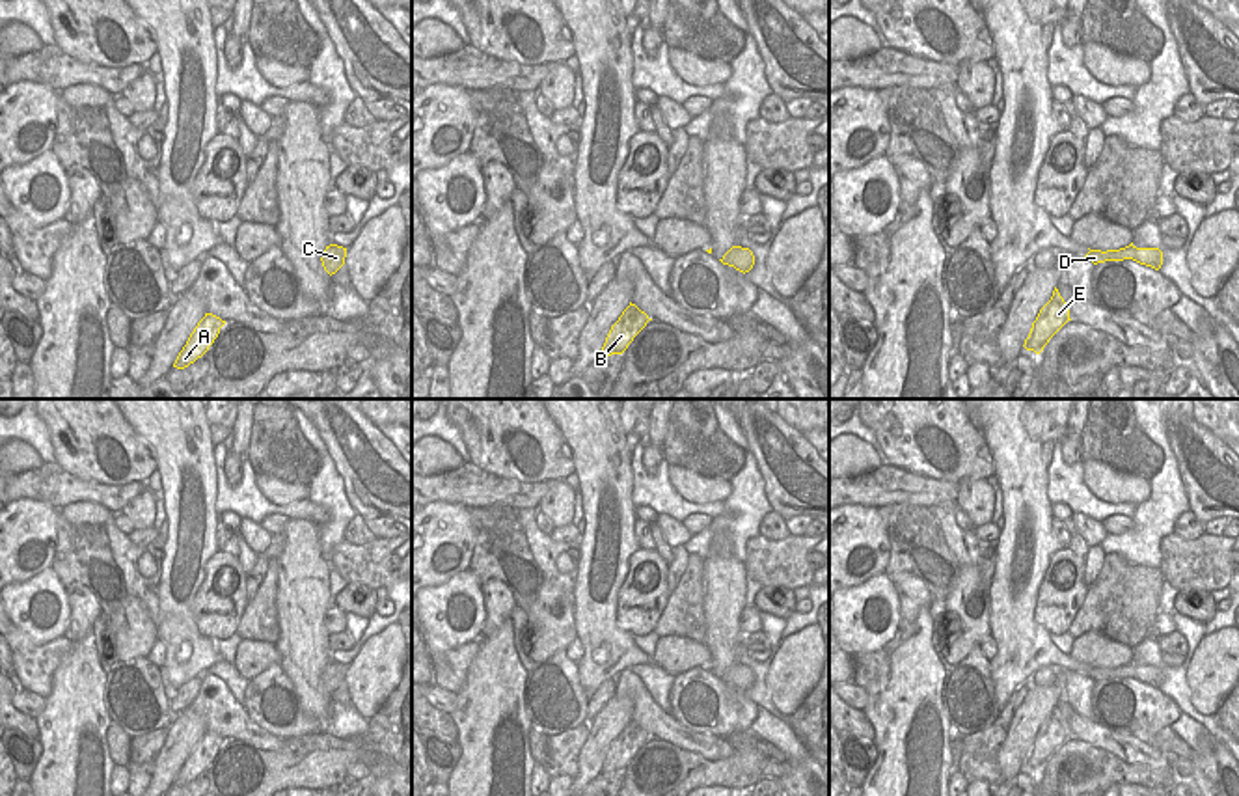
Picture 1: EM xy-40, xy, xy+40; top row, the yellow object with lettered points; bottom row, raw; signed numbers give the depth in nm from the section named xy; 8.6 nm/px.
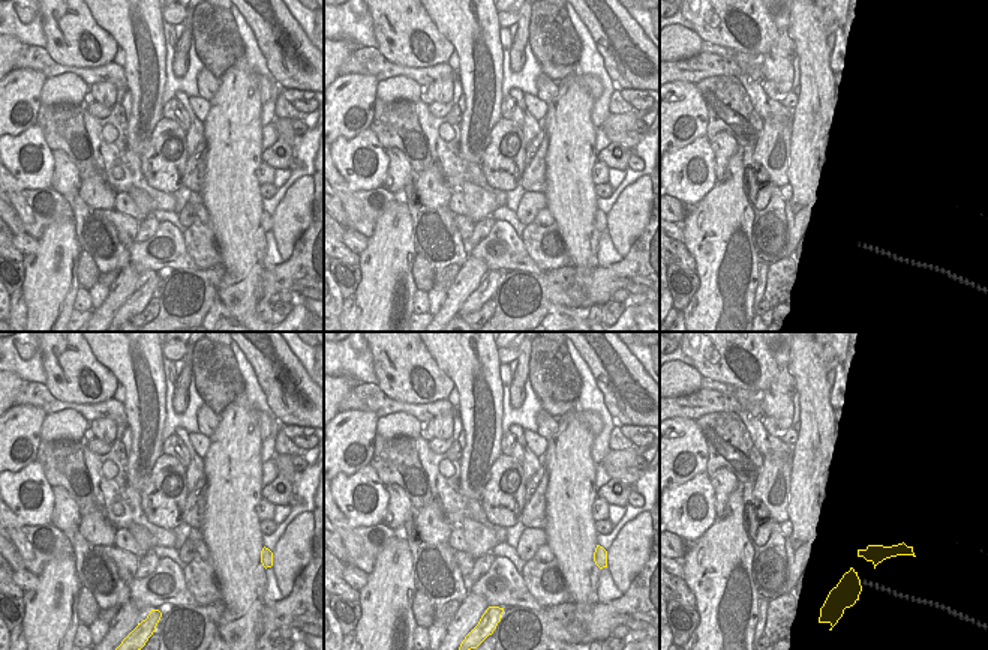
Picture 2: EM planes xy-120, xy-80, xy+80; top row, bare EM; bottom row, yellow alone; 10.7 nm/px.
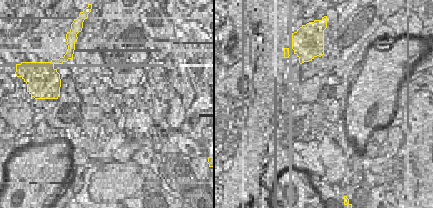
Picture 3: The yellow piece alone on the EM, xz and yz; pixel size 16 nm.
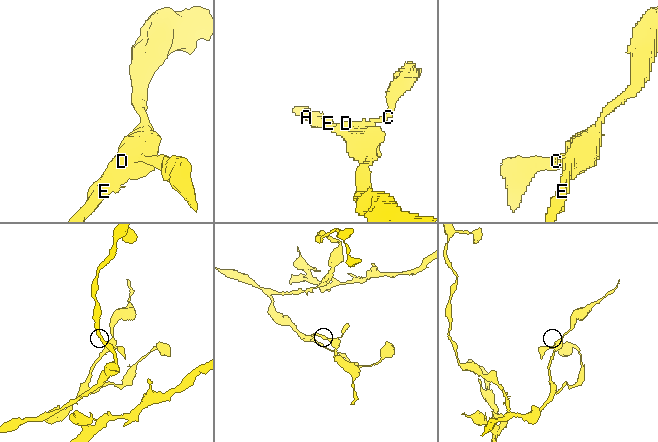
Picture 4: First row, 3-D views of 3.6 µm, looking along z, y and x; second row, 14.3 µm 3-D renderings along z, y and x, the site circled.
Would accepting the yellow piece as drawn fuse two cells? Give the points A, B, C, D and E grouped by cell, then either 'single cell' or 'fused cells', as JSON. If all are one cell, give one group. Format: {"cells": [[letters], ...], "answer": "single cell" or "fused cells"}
{"cells": [["A", "B", "C", "D", "E"]], "answer": "single cell"}

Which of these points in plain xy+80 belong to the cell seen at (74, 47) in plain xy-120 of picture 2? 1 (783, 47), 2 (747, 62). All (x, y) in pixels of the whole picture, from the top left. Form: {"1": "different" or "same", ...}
{"1": "same", "2": "different"}

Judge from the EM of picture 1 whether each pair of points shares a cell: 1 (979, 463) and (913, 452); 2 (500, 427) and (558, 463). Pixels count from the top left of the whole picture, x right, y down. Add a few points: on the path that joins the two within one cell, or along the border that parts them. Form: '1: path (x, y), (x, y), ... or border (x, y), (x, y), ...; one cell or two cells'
1: path (962, 465), (953, 474), (941, 474), (930, 465); one cell
2: path (515, 427), (531, 433), (543, 448); one cell

